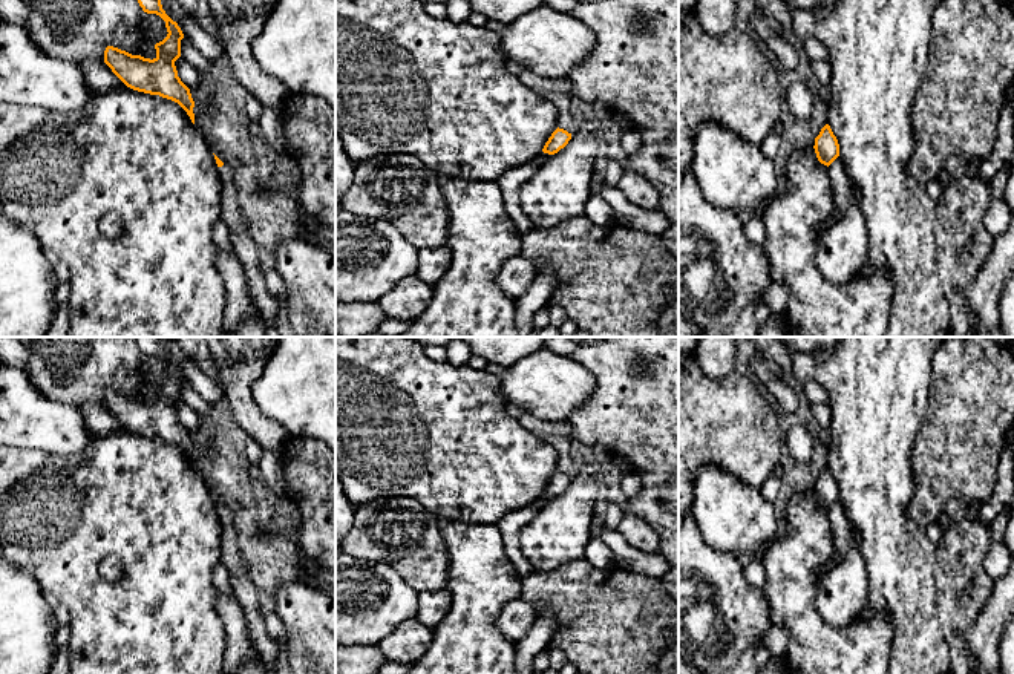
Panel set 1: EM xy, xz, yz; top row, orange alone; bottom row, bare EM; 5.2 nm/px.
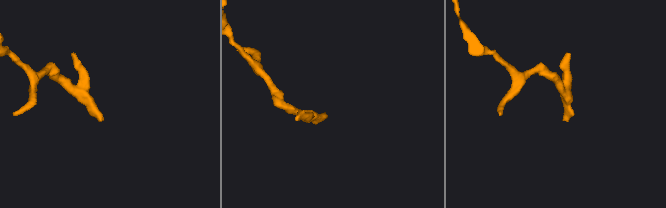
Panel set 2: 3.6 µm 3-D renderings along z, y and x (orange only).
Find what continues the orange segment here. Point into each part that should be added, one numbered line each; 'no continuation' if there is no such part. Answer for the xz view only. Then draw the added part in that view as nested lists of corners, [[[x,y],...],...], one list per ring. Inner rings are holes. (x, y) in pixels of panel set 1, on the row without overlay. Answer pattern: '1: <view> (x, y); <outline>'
no continuation

